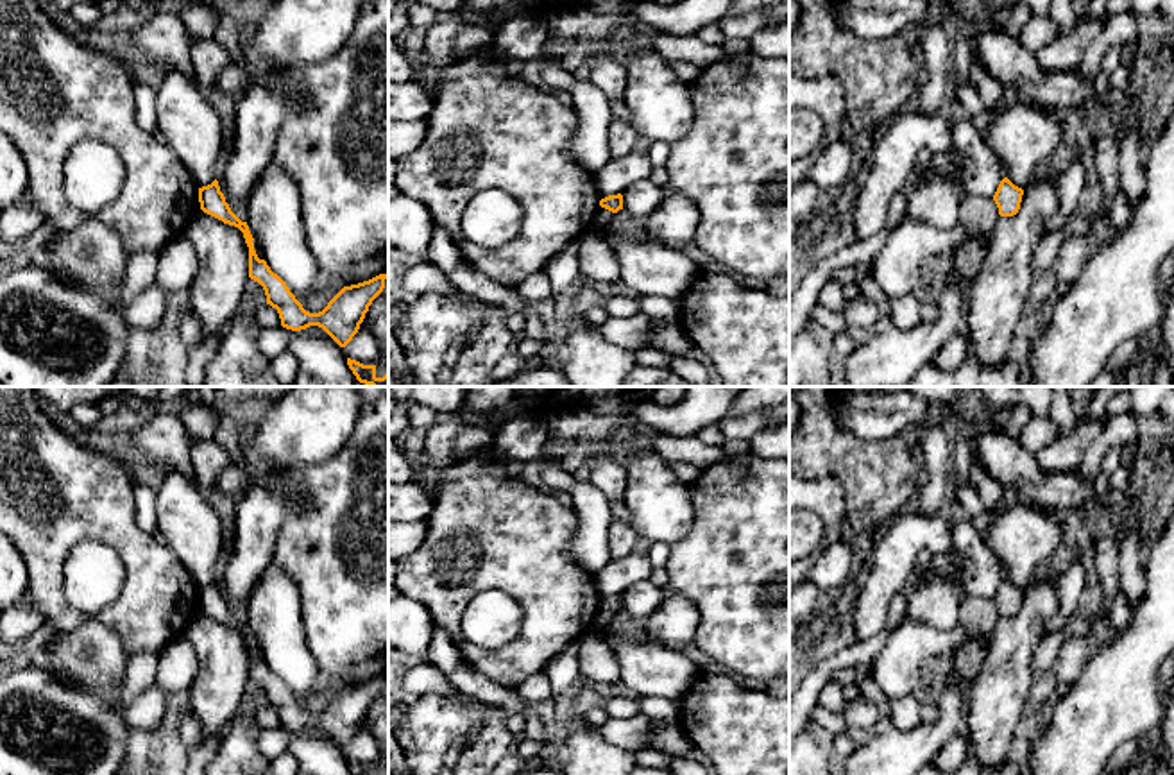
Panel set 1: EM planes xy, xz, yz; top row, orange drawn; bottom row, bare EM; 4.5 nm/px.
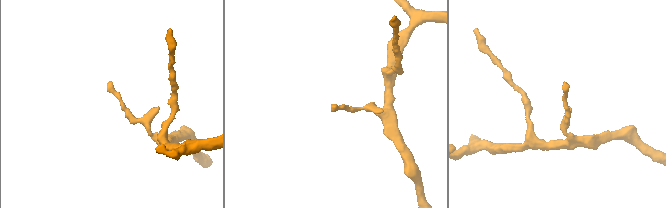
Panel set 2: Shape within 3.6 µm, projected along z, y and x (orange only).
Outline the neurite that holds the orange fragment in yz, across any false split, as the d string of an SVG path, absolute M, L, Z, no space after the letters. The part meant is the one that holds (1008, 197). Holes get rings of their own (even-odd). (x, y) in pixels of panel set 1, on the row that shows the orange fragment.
M1004 177L993 195L1000 217L1013 217L1020 209L1024 190Z

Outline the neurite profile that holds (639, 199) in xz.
M650 177L626 186L623 195L623 209L634 218L644 222L668 197L668 188L655 184Z

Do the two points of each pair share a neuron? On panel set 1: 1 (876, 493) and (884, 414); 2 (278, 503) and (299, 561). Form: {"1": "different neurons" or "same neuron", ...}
{"1": "different neurons", "2": "different neurons"}

